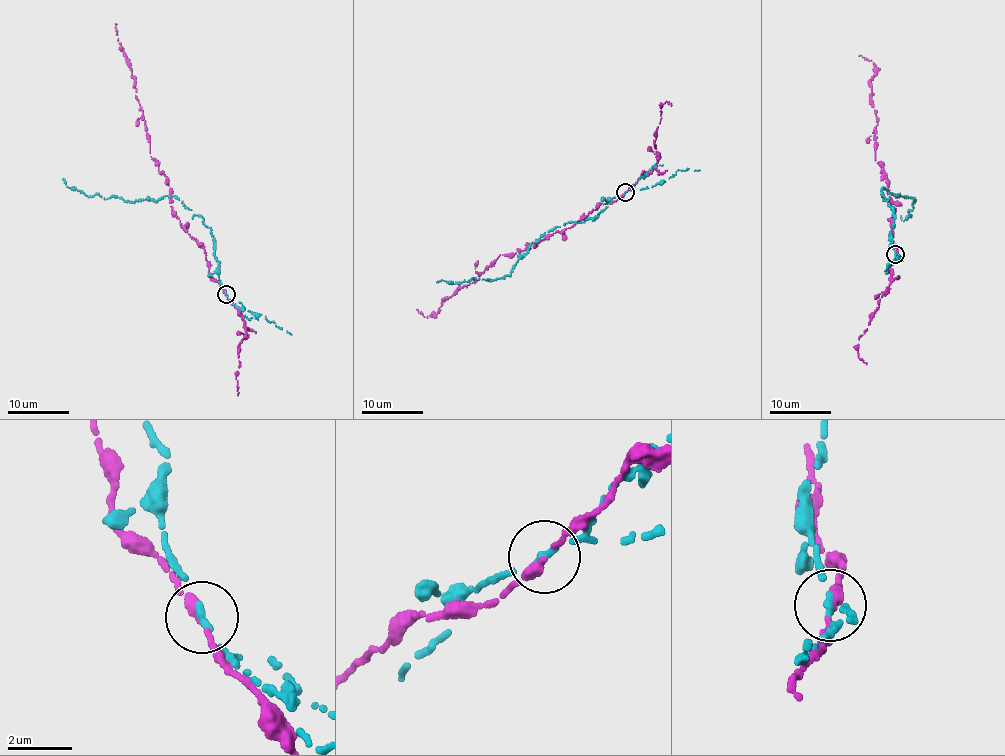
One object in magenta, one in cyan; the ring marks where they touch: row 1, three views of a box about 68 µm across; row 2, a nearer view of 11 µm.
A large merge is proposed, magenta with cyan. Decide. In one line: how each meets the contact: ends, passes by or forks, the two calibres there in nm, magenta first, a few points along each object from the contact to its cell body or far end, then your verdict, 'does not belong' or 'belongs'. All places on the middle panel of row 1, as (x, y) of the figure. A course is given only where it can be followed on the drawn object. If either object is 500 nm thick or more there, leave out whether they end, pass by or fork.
magenta passes by | cyan passes by | 240/170 nm | magenta via (625, 193), (530, 249), (500, 254), (436, 315), (424, 317), (416, 309) | cyan via (625, 192), (612, 198), (594, 220), (573, 222), (544, 233), (529, 245), (509, 276), (436, 282) | does not belong

